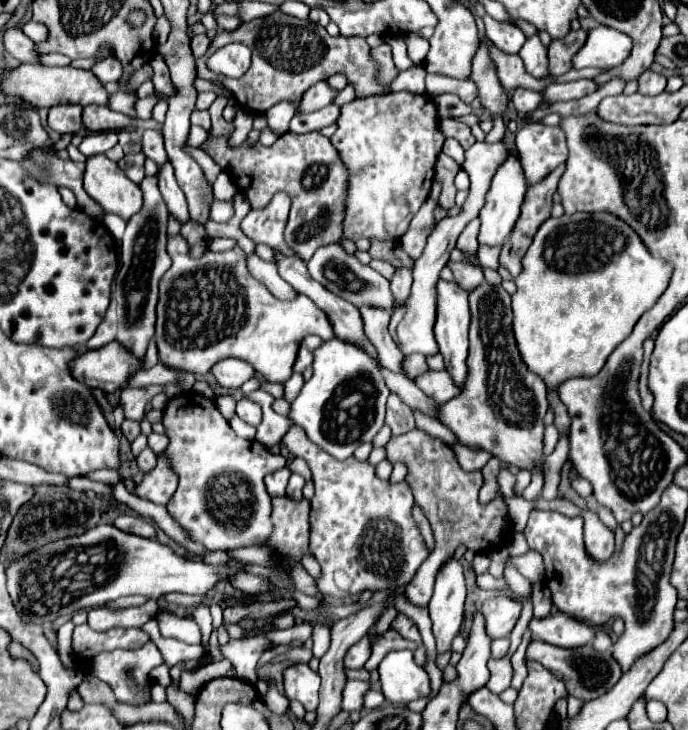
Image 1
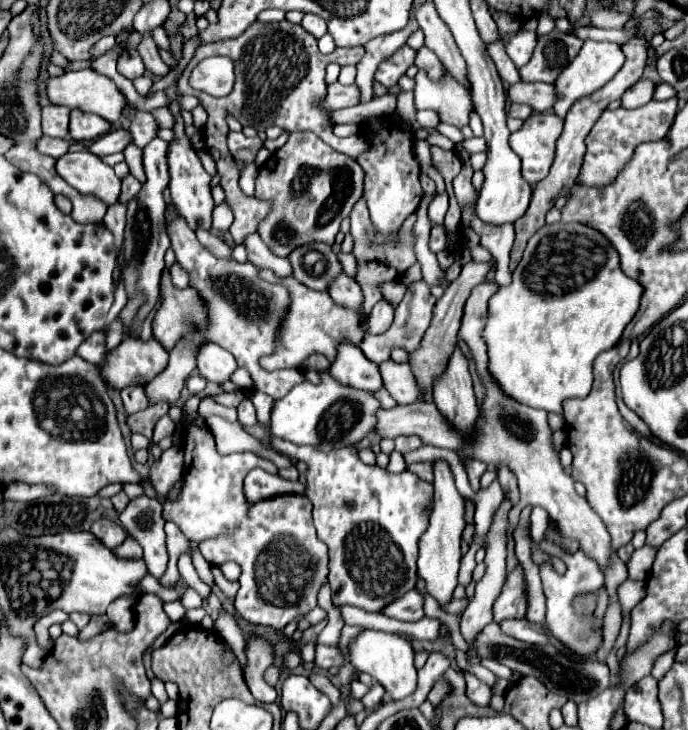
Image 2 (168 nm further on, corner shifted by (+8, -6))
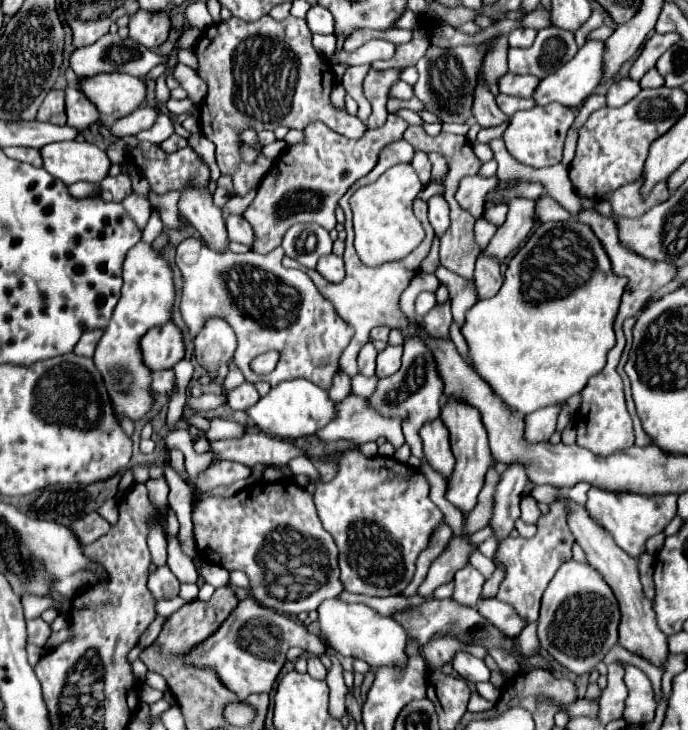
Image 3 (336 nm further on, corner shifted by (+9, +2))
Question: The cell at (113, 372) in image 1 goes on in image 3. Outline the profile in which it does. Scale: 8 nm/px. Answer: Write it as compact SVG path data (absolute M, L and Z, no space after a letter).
M174 322L152 328L140 340L140 348L144 354L144 364L150 370L172 368L174 364L178 364L184 358L182 330Z

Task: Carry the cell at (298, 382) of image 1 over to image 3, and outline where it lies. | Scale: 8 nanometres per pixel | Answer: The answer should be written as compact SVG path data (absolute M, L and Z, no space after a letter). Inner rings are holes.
M186 238L176 248L176 264L184 276L180 302L182 318L192 336L202 330L206 318L224 318L236 332L238 348L234 360L248 382L266 380L270 386L276 386L282 380L306 378L328 390L332 386L332 376L338 372L338 360L352 338L352 326L336 316L332 304L320 296L306 272L284 268L282 256L282 248L264 256L252 250L246 254L218 254L200 238ZM268 350L280 352L274 372L252 372L250 362Z

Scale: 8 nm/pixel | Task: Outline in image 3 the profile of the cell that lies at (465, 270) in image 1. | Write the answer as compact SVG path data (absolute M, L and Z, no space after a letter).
M428 154L430 162L432 162L432 182L438 182L438 178L442 178L442 174L446 172L446 164L438 154Z

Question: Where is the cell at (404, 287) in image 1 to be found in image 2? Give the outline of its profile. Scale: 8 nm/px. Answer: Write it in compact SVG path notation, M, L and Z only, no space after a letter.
M381 298L377 306L373 306L371 310L371 318L369 318L369 332L371 334L381 334L385 332L391 322L393 322L393 312L395 308L391 306L391 302L387 298Z

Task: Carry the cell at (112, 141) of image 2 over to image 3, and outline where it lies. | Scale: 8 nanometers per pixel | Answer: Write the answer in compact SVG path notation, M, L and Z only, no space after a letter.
M146 106L146 108L138 108L134 110L132 114L116 120L110 128L110 132L118 138L124 138L124 136L134 136L146 128L152 128L152 124L156 122L156 116L160 114L160 108L158 106Z

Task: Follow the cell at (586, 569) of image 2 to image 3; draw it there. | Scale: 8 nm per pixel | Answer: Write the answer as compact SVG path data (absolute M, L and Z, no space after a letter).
M566 562L542 596L538 640L546 654L574 674L590 674L618 642L620 608L604 578L588 564Z

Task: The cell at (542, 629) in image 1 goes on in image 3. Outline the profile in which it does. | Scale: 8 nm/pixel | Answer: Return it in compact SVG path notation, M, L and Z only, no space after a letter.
M492 596L492 600L480 600L478 612L486 620L496 624L496 628L500 628L500 632L504 632L506 636L518 636L522 632L522 628L526 626L526 622L520 620L520 616L514 612L514 608L510 604L500 602L494 596Z

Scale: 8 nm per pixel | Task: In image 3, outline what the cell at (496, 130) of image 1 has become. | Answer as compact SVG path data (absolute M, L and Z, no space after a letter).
M475 142L472 144L472 149L482 163L491 161L493 159L493 152L487 144Z

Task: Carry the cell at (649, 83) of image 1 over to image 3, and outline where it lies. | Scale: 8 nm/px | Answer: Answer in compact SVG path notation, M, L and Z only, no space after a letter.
M620 78L616 82L610 84L608 92L606 92L606 104L612 108L624 106L626 102L630 102L638 92L640 92L640 84L636 80L628 80L628 78Z

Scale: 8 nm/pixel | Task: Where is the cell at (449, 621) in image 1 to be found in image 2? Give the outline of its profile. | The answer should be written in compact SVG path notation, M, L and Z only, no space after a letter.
M435 462L435 482L433 482L433 512L429 516L429 528L421 536L417 560L418 575L427 582L429 594L445 608L453 600L453 590L457 586L457 572L461 562L461 532L465 528L463 496L455 490L451 470L445 462Z

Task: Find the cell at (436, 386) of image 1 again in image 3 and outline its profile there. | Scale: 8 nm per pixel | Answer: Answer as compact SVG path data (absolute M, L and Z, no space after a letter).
M386 346L382 352L378 352L376 376L384 378L394 374L400 368L400 358L402 358L402 346Z

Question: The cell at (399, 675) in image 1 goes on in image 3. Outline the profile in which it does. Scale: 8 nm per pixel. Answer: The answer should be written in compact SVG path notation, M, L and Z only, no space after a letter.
M340 598L324 600L318 608L318 622L324 640L342 656L364 660L366 664L380 668L390 664L404 664L404 646L406 646L406 632L396 620L378 614L374 608L366 604L352 604Z

